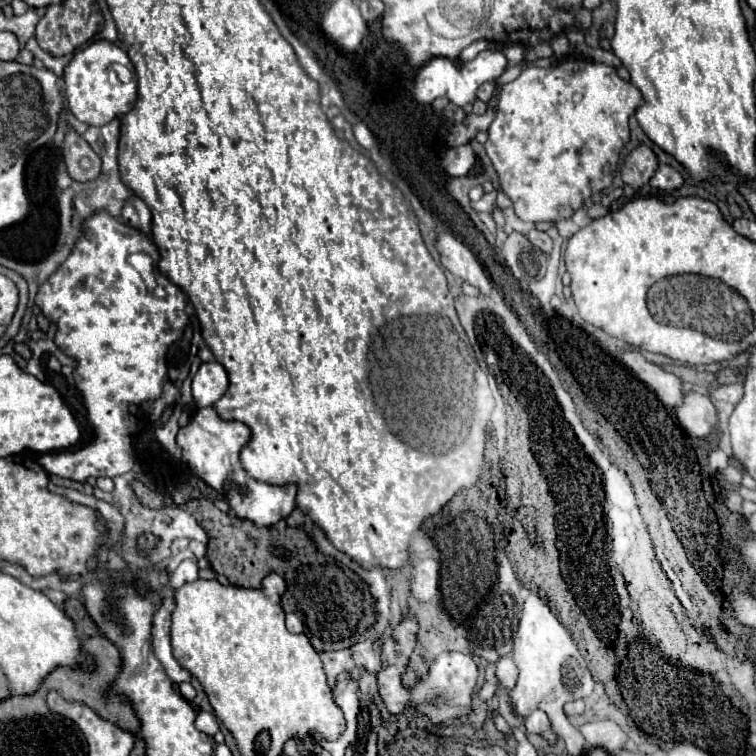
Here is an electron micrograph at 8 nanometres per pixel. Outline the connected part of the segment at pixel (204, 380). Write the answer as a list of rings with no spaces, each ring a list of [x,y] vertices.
[[[219,362],[201,364],[191,384],[193,402],[199,408],[213,406],[227,392],[227,388],[229,388],[229,378]]]

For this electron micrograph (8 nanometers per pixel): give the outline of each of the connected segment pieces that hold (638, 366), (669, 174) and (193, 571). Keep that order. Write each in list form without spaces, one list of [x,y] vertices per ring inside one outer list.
[[[621,352],[621,360],[629,366],[641,382],[657,392],[657,398],[667,406],[675,408],[683,402],[683,380],[675,374],[661,370],[657,364],[645,360],[639,352]]]
[[[661,164],[649,184],[653,188],[657,188],[657,190],[669,192],[669,190],[677,190],[683,184],[683,178],[681,178],[681,174],[675,168],[671,168],[667,164]]]
[[[197,558],[191,560],[183,560],[177,570],[171,576],[171,590],[177,590],[179,586],[183,586],[185,582],[193,582],[199,578],[199,566],[197,566]]]

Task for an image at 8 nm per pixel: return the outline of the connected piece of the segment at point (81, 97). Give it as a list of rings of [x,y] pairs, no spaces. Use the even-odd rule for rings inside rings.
[[[97,40],[93,44],[89,44],[87,48],[77,50],[73,54],[71,64],[65,68],[65,98],[67,98],[69,110],[81,122],[85,122],[89,126],[103,126],[103,124],[111,122],[113,118],[125,116],[137,100],[137,74],[135,74],[135,68],[133,68],[127,52],[121,46],[117,46],[113,42],[105,42],[105,40]]]

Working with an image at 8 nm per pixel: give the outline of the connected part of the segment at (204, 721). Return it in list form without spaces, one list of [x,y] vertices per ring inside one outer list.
[[[199,712],[197,718],[195,718],[195,726],[197,726],[201,732],[205,732],[207,736],[213,736],[213,734],[219,730],[217,718],[215,718],[213,714],[209,714],[209,712]]]

